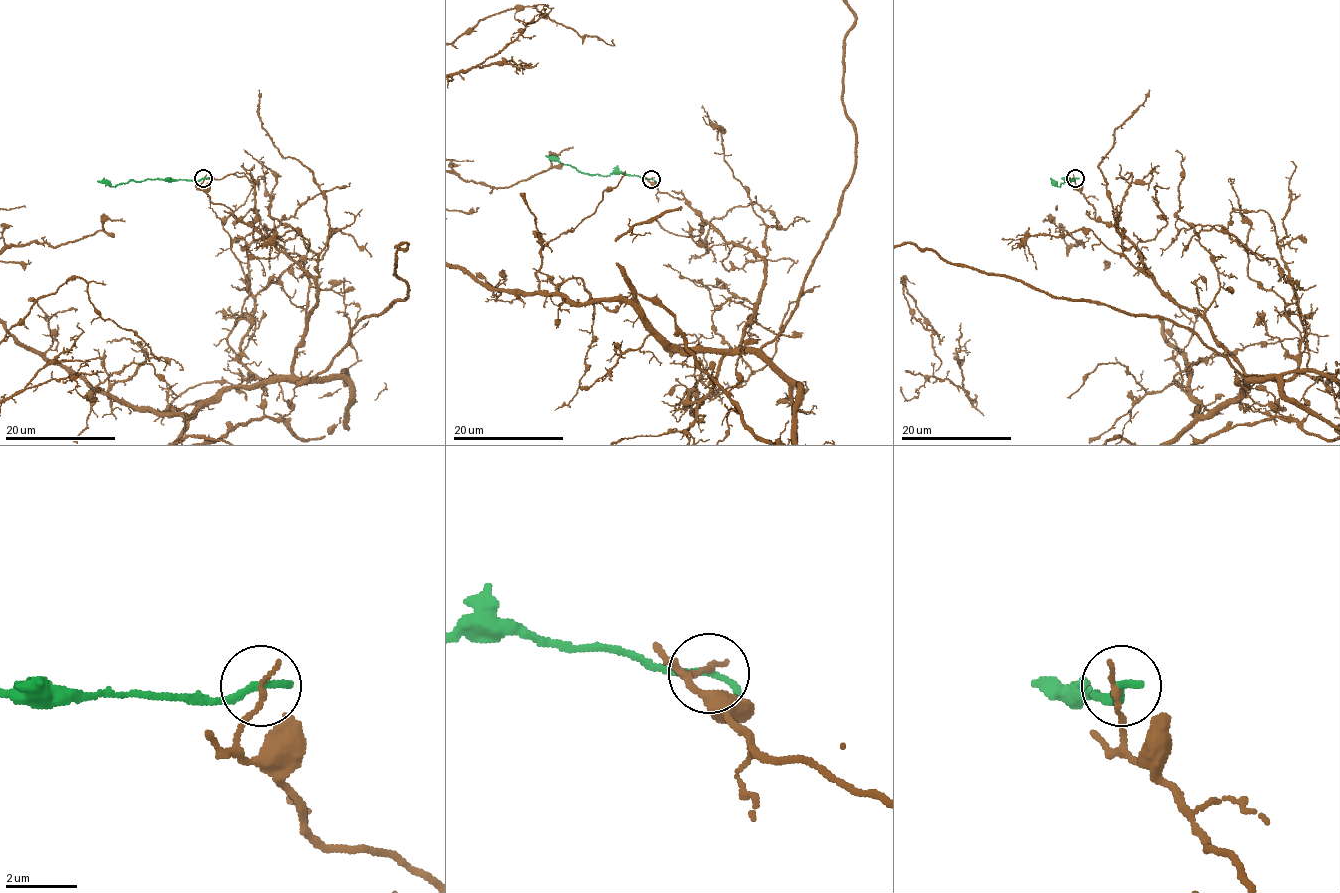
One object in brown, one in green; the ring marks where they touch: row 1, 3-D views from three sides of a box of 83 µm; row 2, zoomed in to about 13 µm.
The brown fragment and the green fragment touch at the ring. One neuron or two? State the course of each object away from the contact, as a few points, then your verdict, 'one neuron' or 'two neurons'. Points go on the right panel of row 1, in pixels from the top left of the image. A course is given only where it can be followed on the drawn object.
brown runs (1075, 179), (1095, 217), (1197, 312), (1245, 379), (1162, 318), (1051, 297), (913, 243); green runs (1075, 179), (1057, 186), (1052, 180); two neurons

